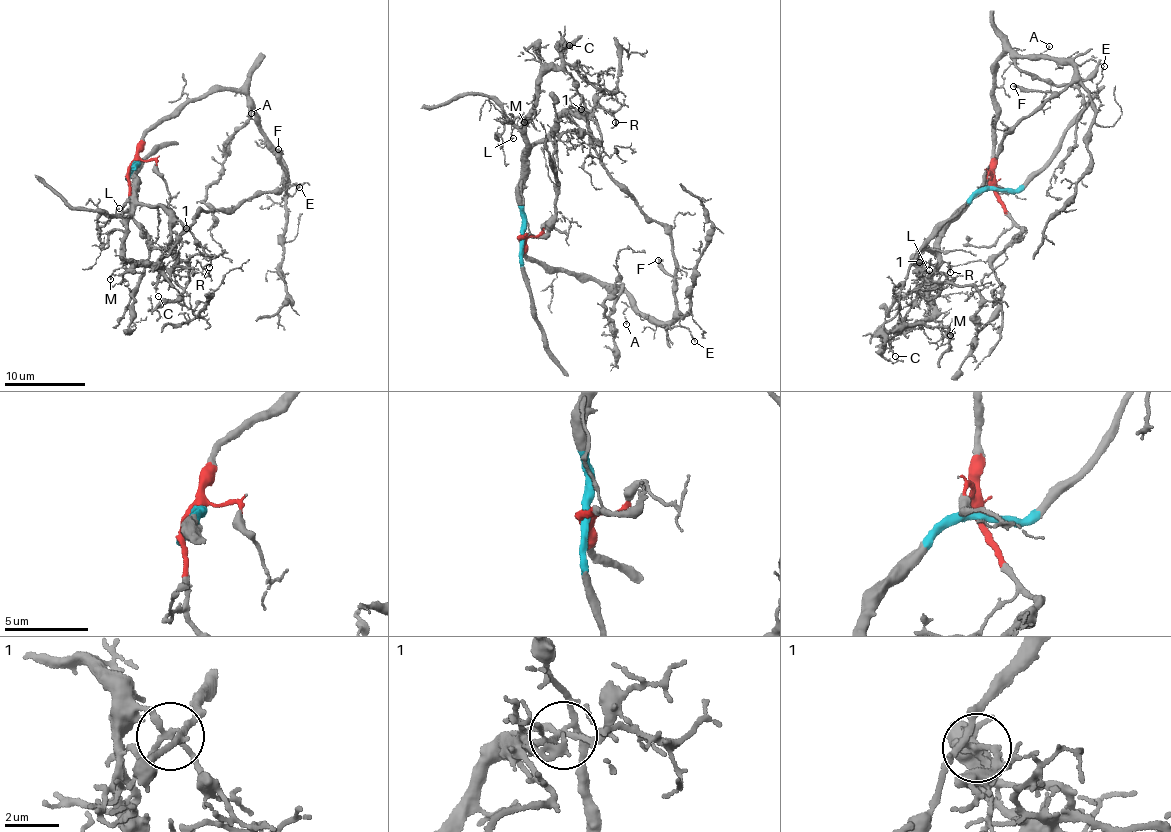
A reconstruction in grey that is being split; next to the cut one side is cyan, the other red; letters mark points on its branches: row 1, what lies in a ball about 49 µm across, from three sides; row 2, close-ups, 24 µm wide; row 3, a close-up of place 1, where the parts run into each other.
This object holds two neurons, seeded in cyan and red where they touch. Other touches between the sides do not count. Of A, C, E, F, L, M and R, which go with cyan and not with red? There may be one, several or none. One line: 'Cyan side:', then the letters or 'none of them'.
Cyan side: C, L, M, R

